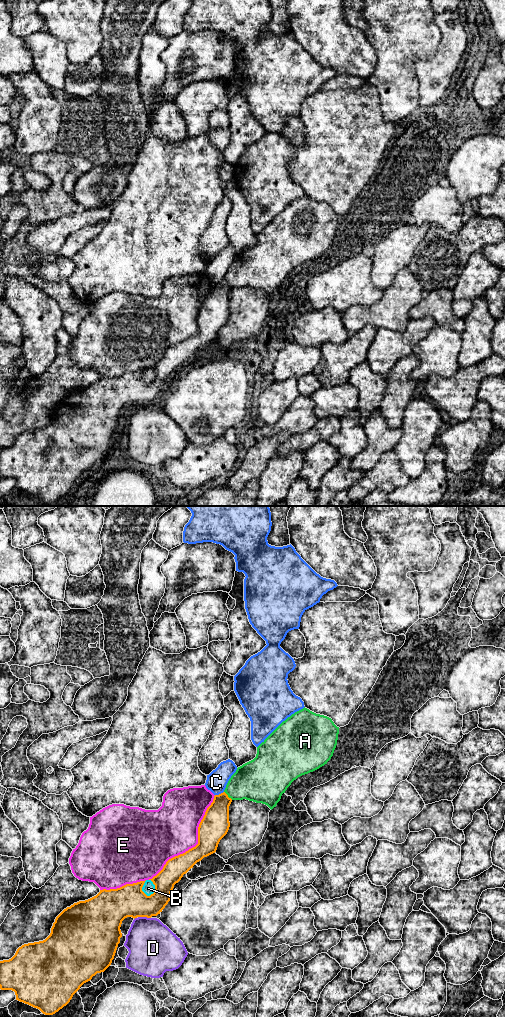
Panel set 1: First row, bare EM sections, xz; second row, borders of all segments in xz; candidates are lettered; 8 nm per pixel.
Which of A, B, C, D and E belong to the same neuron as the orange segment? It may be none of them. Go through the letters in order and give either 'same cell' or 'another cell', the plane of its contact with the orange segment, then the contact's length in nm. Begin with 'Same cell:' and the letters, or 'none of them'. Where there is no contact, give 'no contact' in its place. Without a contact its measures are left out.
Same cell: none of them
A: another cell; contact in xz; length 100 nm
B: another cell; contact in xz; length 150 nm
C: another cell; contact in xz; length 80 nm
D: another cell; contact in xz; length 110 nm
E: another cell; contact in xz; length 850 nm

